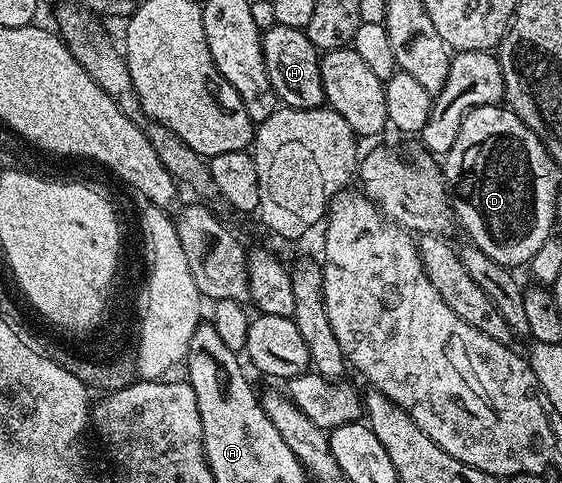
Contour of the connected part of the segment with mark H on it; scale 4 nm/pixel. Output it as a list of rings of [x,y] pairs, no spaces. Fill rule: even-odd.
[[[276,24],[262,34],[262,54],[272,91],[283,106],[296,109],[321,109],[326,105],[324,79],[320,77],[320,50],[308,39],[306,30]]]

